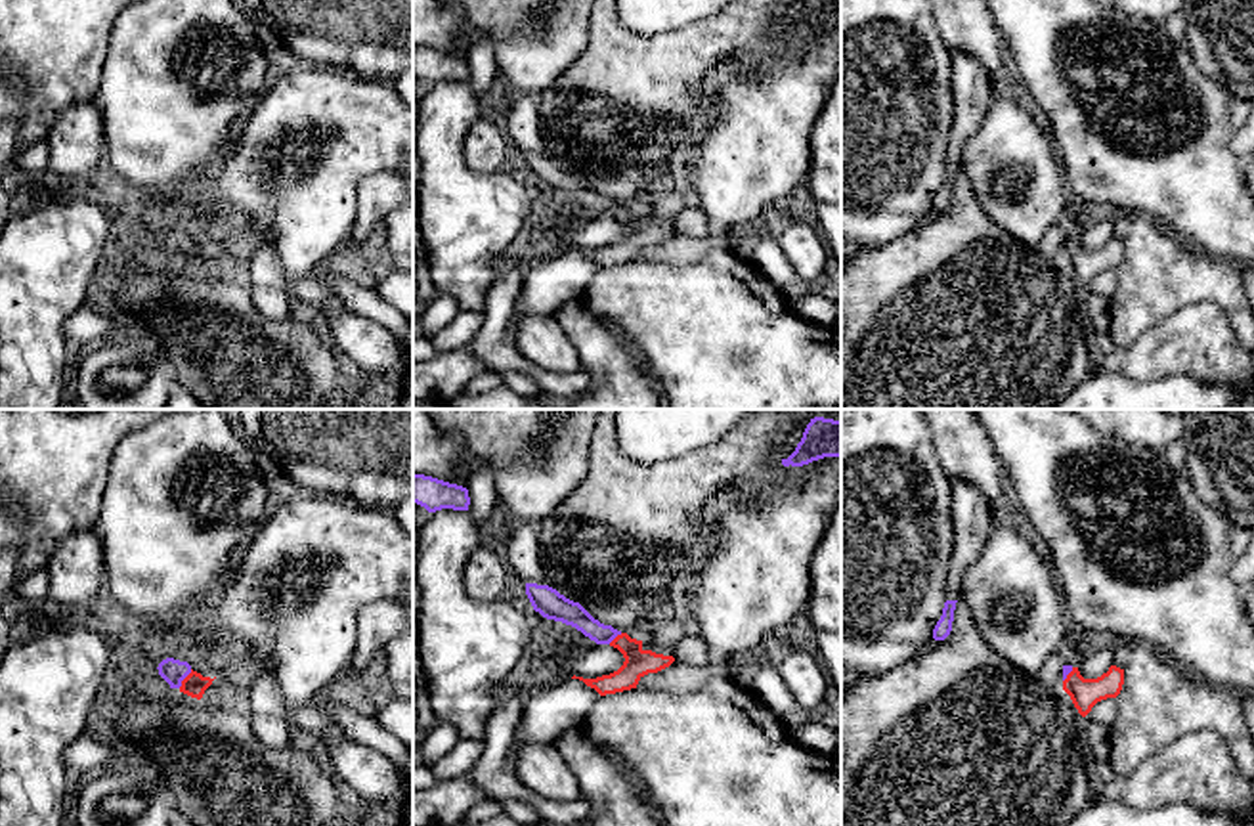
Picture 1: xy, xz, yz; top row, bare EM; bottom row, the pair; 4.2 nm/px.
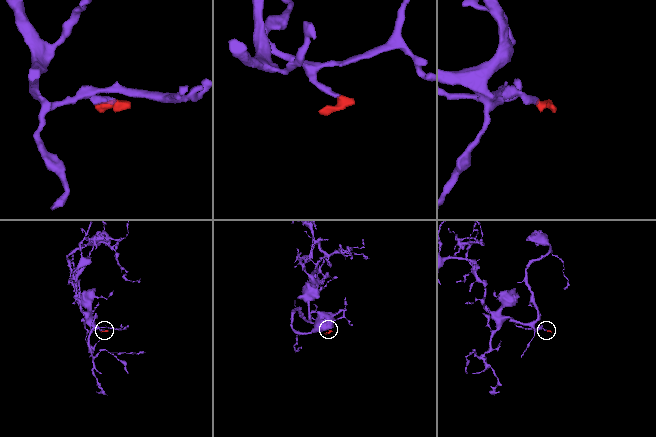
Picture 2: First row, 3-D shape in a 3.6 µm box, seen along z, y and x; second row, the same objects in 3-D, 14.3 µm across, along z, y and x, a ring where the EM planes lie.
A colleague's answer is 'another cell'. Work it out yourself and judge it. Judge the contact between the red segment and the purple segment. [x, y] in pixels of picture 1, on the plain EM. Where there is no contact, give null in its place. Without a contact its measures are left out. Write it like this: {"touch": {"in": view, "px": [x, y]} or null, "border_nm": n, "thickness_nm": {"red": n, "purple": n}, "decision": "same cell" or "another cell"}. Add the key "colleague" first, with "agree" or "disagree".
{"colleague": "disagree", "touch": {"in": "xy", "px": [184, 251]}, "border_nm": 100, "thickness_nm": {"red": 100, "purple": 100}, "decision": "same cell"}

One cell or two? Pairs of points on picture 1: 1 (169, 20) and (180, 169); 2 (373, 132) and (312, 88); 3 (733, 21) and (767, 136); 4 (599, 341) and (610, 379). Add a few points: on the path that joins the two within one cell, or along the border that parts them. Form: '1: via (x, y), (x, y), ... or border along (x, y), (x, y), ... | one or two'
1: via (169, 56), (165, 60), (167, 132) | one
2: via (358, 125), (348, 125), (327, 104) | one
3: border along (782, 39), (742, 64) | two
4: via (603, 350), (610, 369) | one

